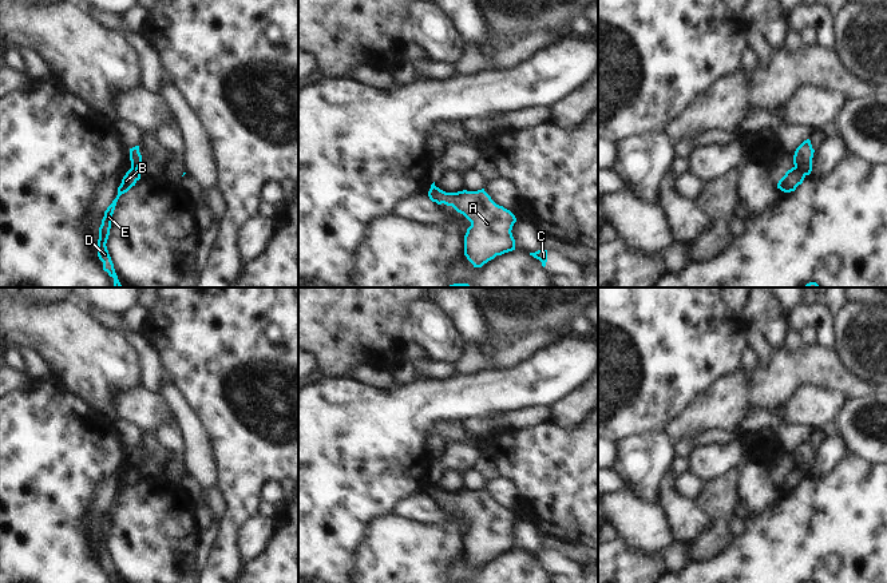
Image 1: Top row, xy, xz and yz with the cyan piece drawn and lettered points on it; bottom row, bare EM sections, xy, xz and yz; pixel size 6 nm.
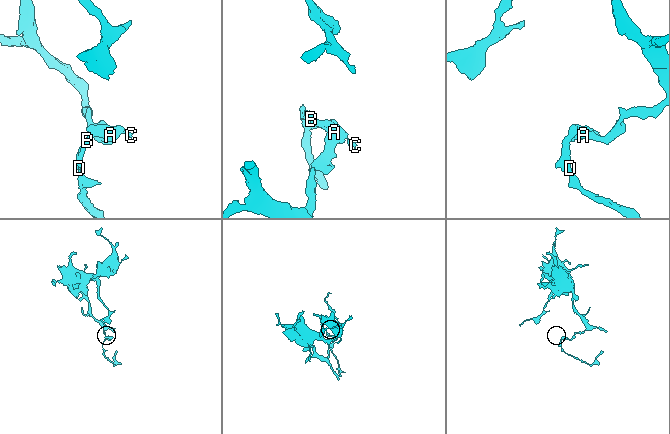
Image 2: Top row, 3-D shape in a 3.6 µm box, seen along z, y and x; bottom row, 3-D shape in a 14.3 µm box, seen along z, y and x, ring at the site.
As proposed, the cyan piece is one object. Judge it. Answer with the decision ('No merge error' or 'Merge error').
Merge error

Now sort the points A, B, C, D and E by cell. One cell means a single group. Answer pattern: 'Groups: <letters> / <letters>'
Groups: A C / B D E

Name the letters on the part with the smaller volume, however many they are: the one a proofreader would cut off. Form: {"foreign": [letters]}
{"foreign": ["B", "D", "E"]}

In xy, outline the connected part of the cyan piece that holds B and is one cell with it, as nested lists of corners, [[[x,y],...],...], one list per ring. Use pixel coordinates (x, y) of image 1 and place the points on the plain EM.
[[[131,467],[126,472],[126,475],[122,479],[120,485],[118,487],[118,495],[112,500],[112,503],[107,507],[107,509],[104,511],[104,516],[103,516],[102,524],[99,527],[98,556],[103,562],[103,570],[107,571],[108,575],[114,578],[114,583],[120,583],[120,582],[118,579],[118,575],[114,568],[114,563],[111,560],[111,556],[110,556],[107,546],[106,546],[108,535],[110,535],[111,519],[112,519],[112,513],[114,513],[114,509],[115,509],[119,496],[122,493],[127,492],[132,485],[135,485],[135,483],[139,479],[140,479],[140,473],[138,469]]]

